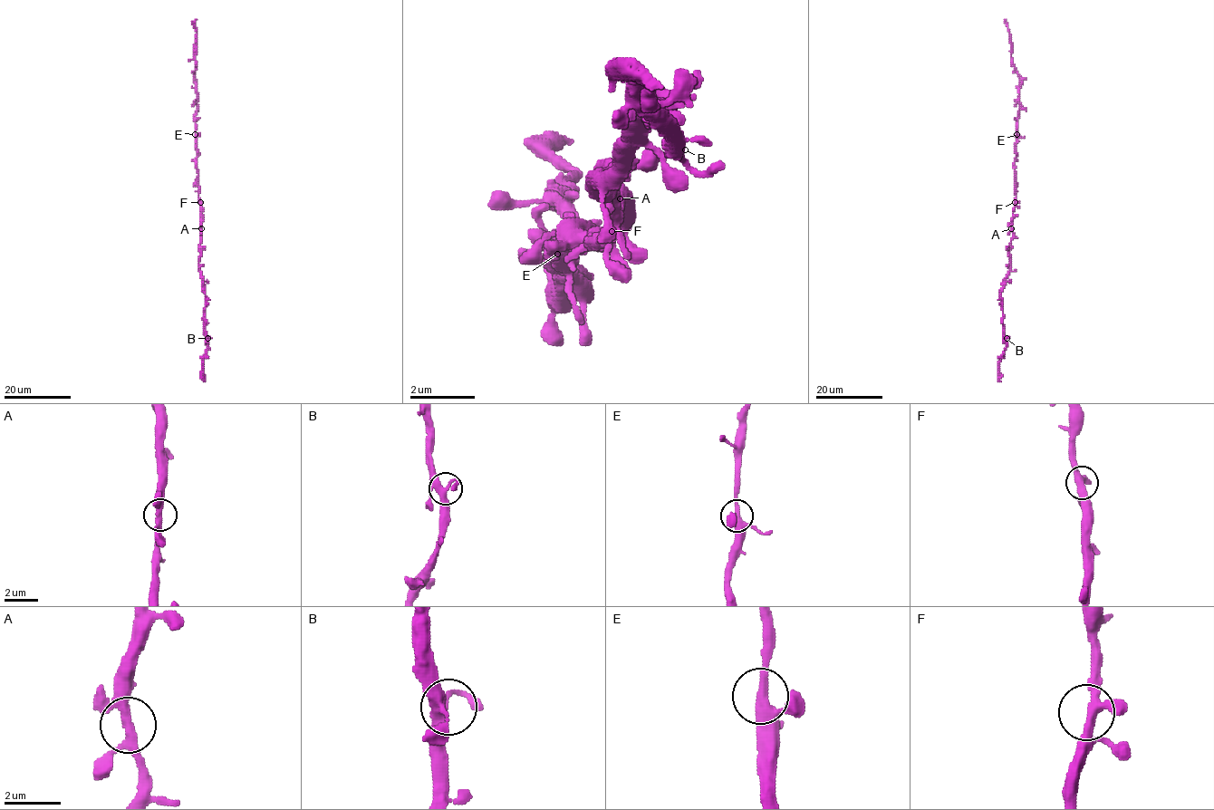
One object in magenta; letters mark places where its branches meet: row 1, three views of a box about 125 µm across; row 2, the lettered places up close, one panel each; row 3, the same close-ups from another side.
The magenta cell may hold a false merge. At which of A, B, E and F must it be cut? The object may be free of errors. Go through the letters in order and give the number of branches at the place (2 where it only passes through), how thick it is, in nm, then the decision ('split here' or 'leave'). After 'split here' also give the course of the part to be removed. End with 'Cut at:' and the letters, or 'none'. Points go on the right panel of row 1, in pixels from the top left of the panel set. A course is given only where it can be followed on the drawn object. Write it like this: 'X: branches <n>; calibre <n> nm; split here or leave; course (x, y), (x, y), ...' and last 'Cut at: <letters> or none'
A: branches 4; calibre 320 nm; leave
B: branches 4; calibre 320 nm; leave
E: branches 4; calibre 320 nm; leave
F: branches 4; calibre 320 nm; leave
Cut at: none

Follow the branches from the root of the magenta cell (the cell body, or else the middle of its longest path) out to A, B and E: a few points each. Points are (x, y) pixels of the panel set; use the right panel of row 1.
A: (1016, 202), (1011, 228)
B: (1016, 202), (1011, 223), (1013, 238), (1009, 250), (1009, 273), (1001, 293), (1003, 335), (1006, 338)
E: (1016, 202), (1014, 160), (1017, 134)

